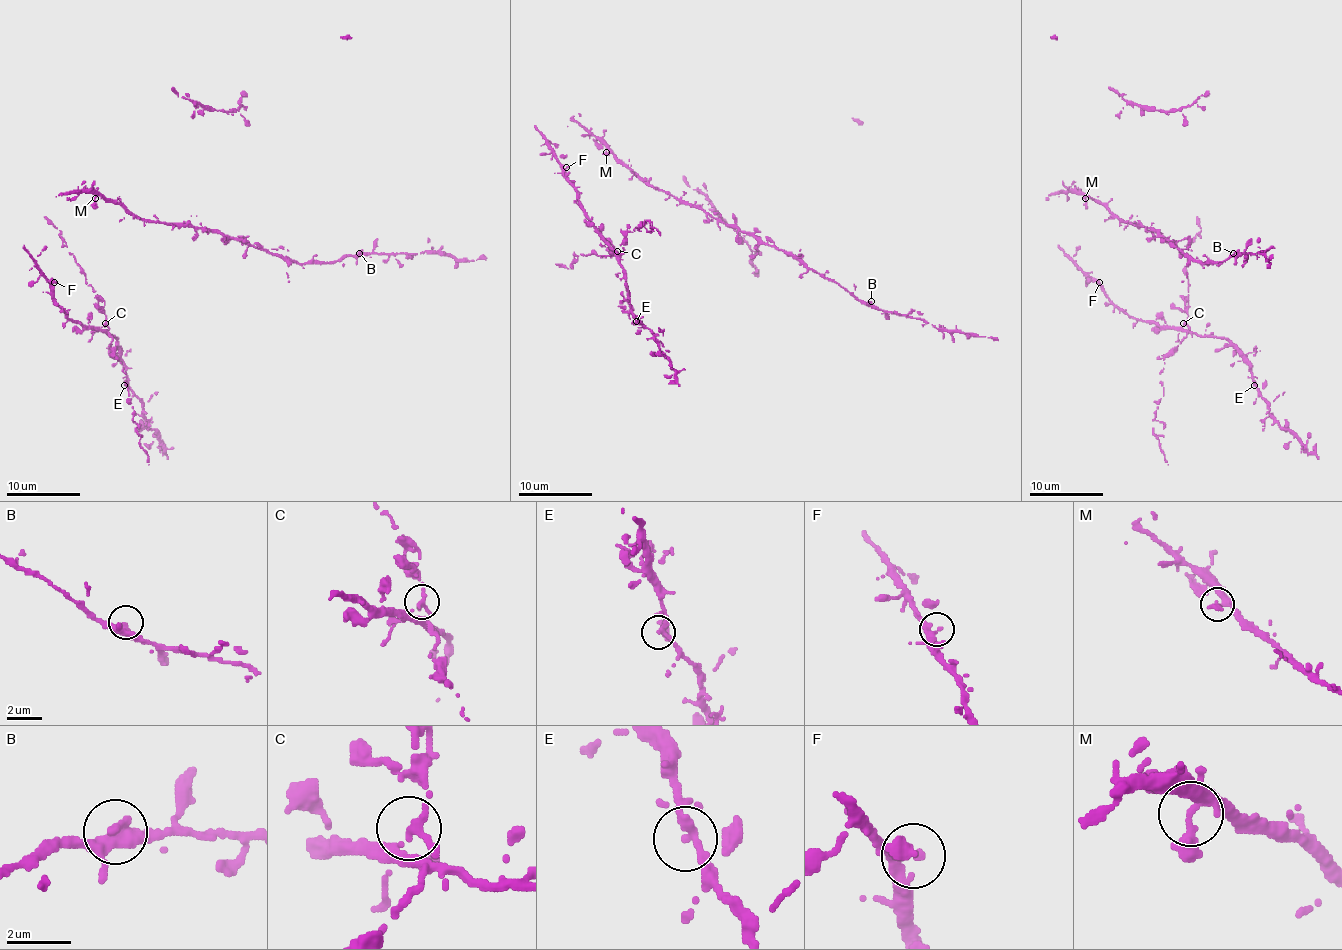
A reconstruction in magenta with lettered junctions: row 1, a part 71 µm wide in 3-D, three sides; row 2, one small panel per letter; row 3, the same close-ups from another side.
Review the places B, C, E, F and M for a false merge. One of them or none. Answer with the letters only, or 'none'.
C

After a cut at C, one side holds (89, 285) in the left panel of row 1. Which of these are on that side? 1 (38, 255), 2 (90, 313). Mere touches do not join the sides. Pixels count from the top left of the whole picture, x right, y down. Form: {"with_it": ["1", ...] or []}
{"with_it": []}

